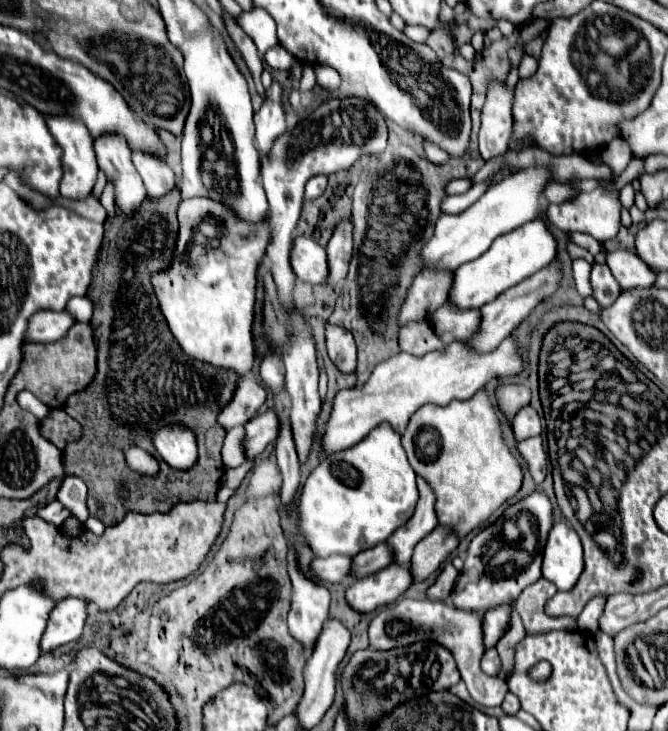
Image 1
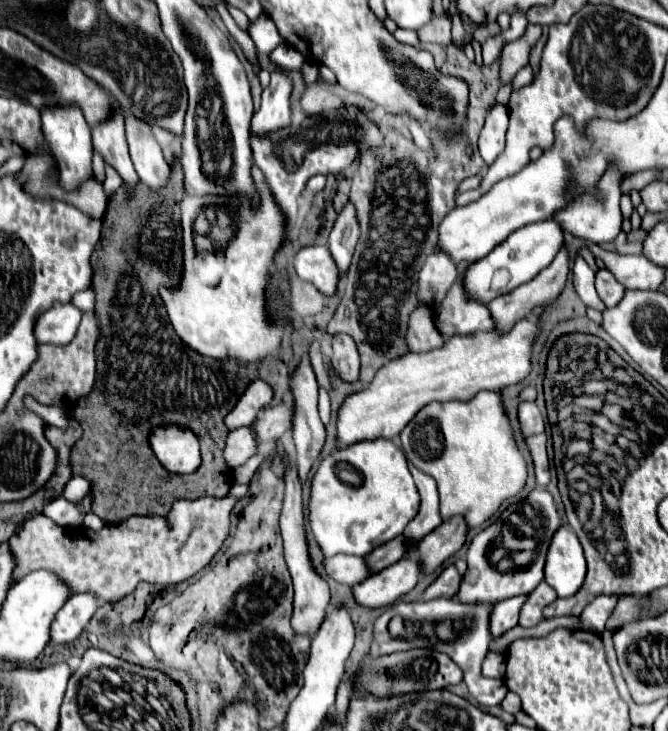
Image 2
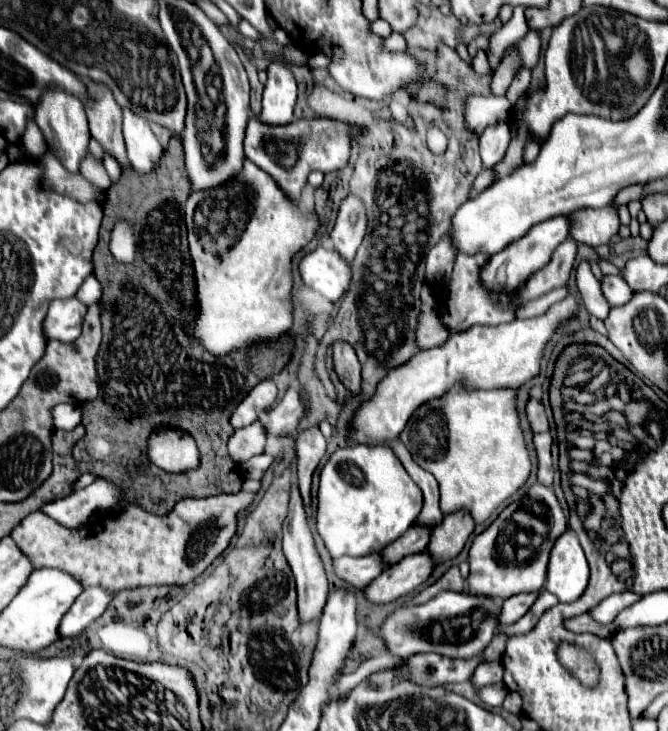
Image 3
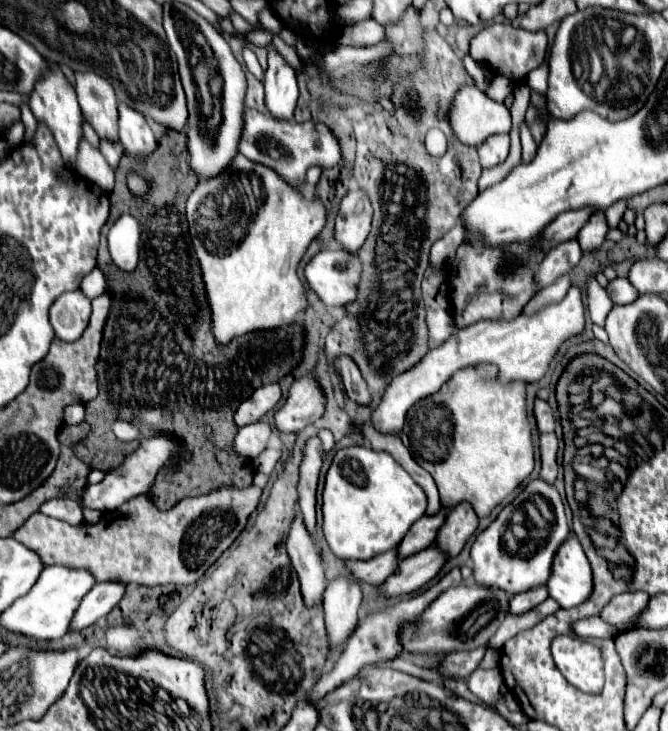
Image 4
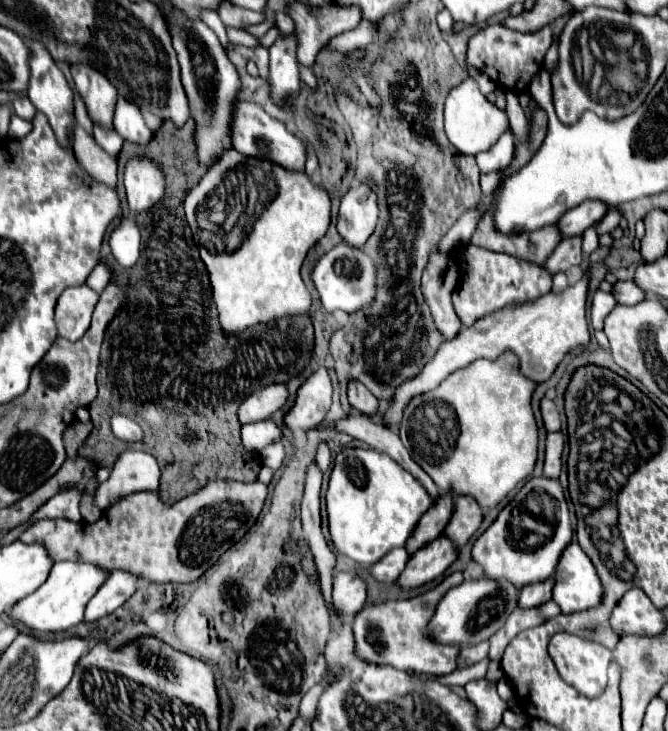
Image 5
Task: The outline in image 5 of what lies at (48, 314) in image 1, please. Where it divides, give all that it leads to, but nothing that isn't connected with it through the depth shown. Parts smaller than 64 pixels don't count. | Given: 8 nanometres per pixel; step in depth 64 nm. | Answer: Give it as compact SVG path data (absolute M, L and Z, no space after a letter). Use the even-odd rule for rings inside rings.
M86 284L66 288L56 304L56 326L62 338L76 342L84 336L90 326L90 318L100 298L98 292L92 292Z

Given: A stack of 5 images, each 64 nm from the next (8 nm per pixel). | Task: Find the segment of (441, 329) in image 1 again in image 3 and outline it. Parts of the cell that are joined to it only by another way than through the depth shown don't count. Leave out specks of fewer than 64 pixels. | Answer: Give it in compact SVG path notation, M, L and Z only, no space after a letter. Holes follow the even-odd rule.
M458 252L454 272L446 290L444 298L444 324L450 332L460 332L468 330L474 324L502 324L502 322L512 322L516 318L514 308L504 308L500 310L498 302L506 302L510 294L500 294L500 292L490 292L484 288L480 282L480 268L484 268L484 262L488 262L490 256L466 256L464 252Z

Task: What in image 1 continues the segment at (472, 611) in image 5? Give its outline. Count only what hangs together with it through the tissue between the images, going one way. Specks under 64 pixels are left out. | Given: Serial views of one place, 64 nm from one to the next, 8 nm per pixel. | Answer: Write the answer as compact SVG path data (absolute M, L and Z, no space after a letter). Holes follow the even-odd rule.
M404 598L400 602L386 606L370 622L368 634L370 634L370 646L374 650L392 650L392 648L414 644L418 640L436 640L436 644L452 652L470 696L482 706L500 706L508 692L508 686L502 678L490 678L480 670L480 660L486 652L484 640L482 640L482 614L480 612L464 612L440 600L434 602L434 600Z

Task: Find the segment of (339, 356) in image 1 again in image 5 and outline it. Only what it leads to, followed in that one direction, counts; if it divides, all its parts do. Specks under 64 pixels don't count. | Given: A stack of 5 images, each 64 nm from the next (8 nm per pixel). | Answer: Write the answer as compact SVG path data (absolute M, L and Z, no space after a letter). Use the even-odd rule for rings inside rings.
M356 380L348 384L348 400L350 400L350 406L364 416L374 416L378 412L378 400L372 396L372 392L364 384Z

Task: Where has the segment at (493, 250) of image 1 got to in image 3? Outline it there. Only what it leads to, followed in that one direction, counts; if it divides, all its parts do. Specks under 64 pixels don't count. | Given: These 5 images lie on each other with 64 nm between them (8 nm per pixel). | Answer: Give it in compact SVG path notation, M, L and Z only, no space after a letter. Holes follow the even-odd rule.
M556 216L552 220L546 220L544 224L538 224L524 238L508 244L502 252L498 252L490 258L490 262L480 272L482 284L488 290L514 290L518 284L526 282L528 276L532 276L536 270L540 270L542 266L548 264L556 246L570 236L570 226L572 226L570 216Z

